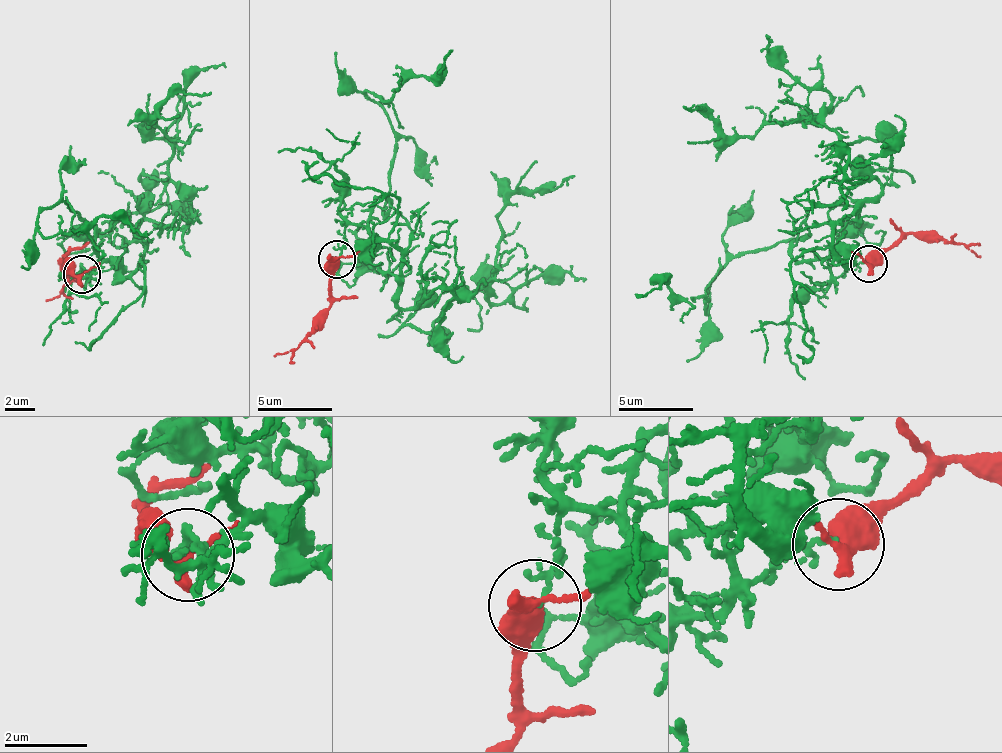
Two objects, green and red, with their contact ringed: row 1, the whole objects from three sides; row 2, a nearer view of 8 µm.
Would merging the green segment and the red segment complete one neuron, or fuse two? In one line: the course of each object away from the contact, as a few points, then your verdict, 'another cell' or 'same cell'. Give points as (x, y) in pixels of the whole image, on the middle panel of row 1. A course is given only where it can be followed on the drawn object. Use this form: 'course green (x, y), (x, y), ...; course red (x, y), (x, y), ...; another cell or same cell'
course green (333, 258), (365, 230), (403, 252), (399, 309), (441, 287), (461, 300), (492, 277), (511, 196), (574, 175); course red (337, 258), (323, 323), (289, 361), (293, 361); another cell

